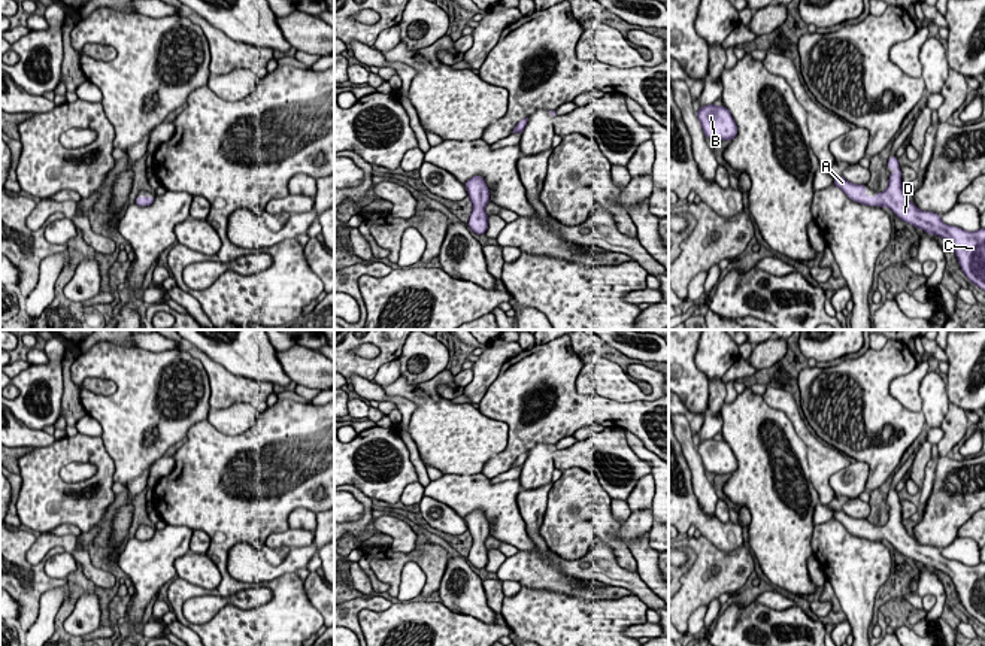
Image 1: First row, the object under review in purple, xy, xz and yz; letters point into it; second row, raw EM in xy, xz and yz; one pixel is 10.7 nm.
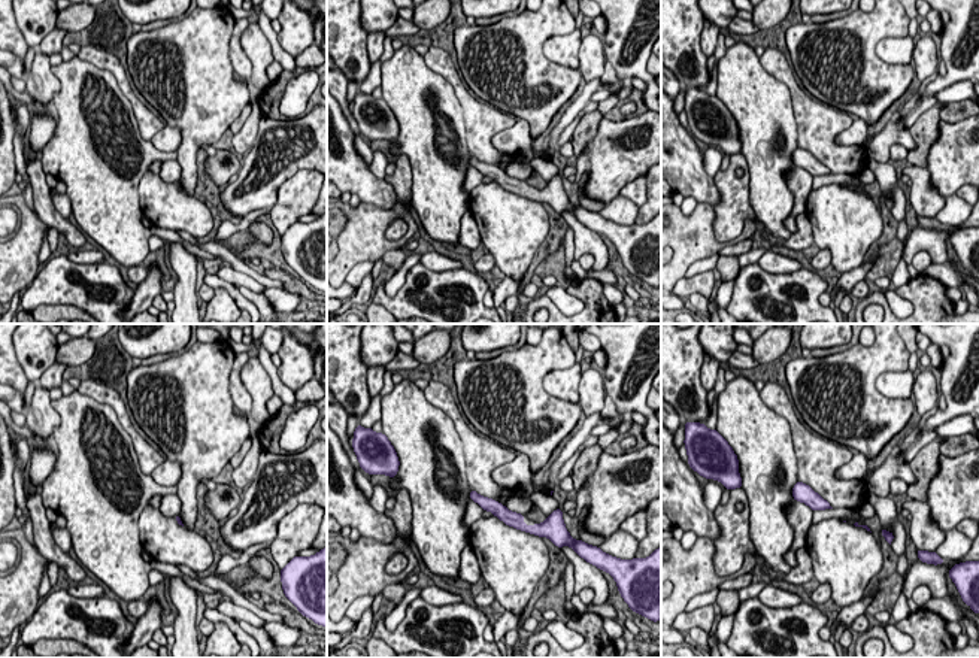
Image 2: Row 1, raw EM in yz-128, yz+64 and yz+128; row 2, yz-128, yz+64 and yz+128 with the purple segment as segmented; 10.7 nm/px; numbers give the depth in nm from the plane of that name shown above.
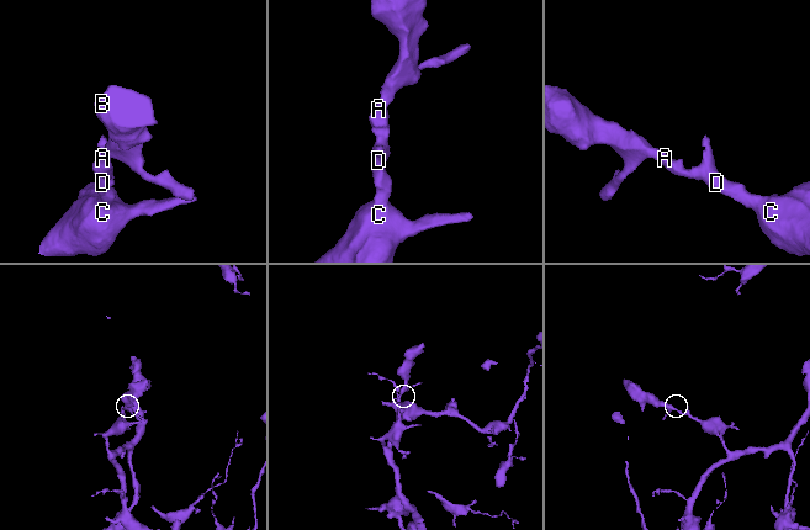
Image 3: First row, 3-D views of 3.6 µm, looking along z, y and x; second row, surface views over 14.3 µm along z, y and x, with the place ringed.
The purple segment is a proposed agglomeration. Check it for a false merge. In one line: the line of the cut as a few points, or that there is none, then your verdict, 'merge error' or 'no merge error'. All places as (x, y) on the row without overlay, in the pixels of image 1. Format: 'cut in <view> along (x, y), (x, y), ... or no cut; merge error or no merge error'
no cut; no merge error

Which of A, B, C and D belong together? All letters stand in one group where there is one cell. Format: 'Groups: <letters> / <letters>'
Groups: A B C D

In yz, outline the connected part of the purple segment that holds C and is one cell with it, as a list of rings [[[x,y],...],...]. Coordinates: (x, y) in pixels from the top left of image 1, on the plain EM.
[[[891,489],[888,494],[888,503],[895,504],[888,510],[888,522],[884,527],[876,527],[875,531],[866,530],[866,519],[851,518],[842,509],[834,510],[833,519],[839,521],[857,537],[879,542],[886,540],[901,555],[906,555],[928,568],[936,568],[948,574],[955,585],[963,607],[972,618],[985,625],[985,562],[966,565],[958,561],[943,558],[940,549],[934,546],[919,545],[907,534],[903,525],[898,492]]]

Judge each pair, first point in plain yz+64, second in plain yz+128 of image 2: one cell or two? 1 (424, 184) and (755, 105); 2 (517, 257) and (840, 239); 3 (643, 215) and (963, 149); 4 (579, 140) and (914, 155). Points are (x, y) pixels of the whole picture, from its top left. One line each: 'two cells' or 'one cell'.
1: one cell
2: one cell
3: two cells
4: one cell

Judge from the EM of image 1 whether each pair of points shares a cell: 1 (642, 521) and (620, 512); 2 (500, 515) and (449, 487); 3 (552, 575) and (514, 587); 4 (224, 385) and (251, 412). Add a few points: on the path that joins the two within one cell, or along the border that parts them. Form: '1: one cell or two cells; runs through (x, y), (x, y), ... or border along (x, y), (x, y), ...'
1: two cells; border along (632, 512), (620, 525)
2: one cell; runs through (488, 503), (478, 493), (461, 493)
3: two cells; border along (502, 581), (518, 581), (523, 585)
4: two cells; border along (255, 403), (233, 403), (226, 408), (211, 409)

